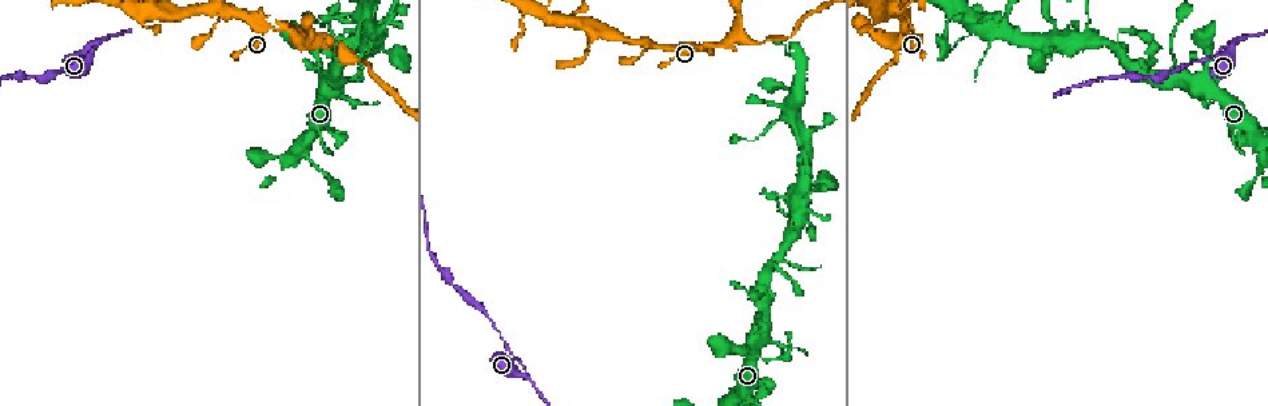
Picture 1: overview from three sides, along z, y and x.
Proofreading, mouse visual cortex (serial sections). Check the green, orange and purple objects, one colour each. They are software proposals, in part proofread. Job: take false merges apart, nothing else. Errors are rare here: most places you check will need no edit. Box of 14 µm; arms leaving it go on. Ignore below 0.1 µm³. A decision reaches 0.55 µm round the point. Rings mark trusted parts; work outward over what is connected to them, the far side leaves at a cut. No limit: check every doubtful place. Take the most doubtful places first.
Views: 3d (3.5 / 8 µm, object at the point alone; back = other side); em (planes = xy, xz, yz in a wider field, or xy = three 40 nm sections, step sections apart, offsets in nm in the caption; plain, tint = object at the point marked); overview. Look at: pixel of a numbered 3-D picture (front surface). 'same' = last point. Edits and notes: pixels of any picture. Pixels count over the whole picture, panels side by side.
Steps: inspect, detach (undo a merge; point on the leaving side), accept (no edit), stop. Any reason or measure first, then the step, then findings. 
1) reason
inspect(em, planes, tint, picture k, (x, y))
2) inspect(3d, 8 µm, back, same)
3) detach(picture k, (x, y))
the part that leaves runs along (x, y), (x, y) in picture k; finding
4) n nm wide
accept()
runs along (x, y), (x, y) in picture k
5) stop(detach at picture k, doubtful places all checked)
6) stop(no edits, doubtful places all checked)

abrupt turn
inspect(3d, 3.5 µm, back, picture 1, (523, 375))

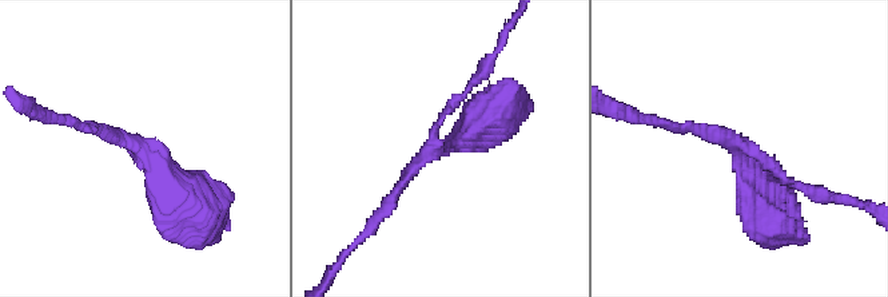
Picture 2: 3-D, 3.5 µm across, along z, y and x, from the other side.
inspect(em, xy, step 5, tint, picture 2, (439, 145))

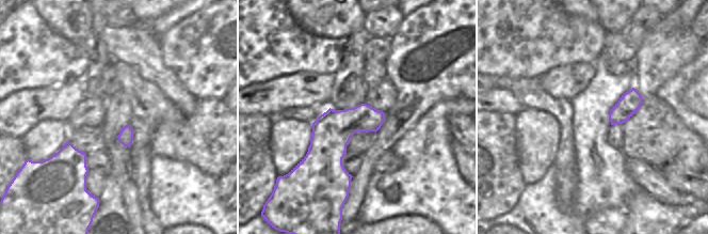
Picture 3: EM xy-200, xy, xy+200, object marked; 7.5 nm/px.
another direction
inspect(em, planes, tint, same)

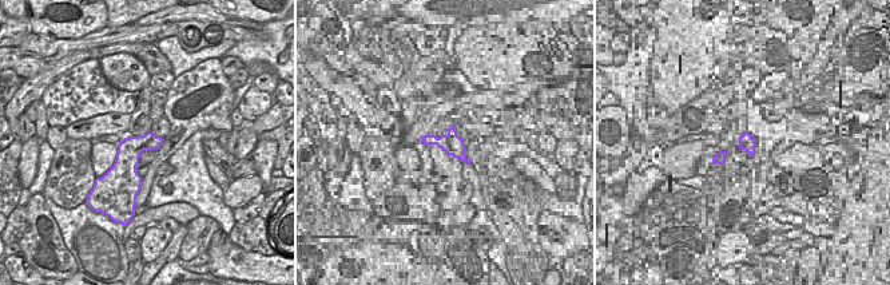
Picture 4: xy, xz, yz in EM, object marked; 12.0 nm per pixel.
arms of 100, 150, 450 nm
accept()
runs along (498, 117), (437, 145), (433, 130), (469, 90) in picture 2; all the same cell

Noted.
inspect(3d, 3.5 µm, picture 1, (645, 41))

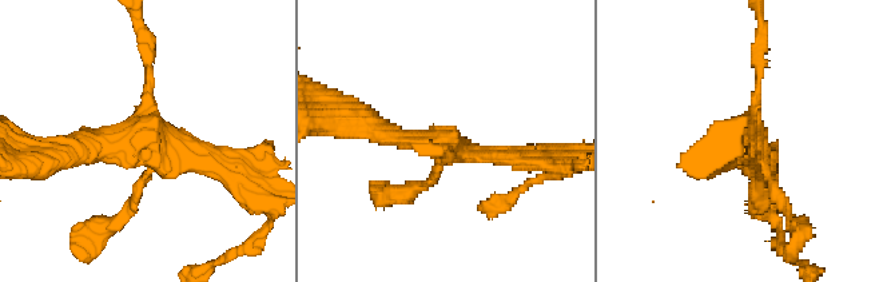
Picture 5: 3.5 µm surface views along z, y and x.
now the EM
inspect(em, xy, step 5, tint, picture 5, (754, 139))

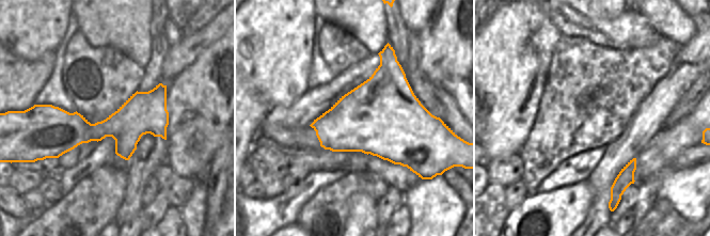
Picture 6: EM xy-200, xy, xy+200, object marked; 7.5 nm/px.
600 nm wide
accept()
runs along (163, 88), (126, 125), (49, 119) in picture 6; continuous, no second cell

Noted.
narrows sharply
inspect(3d, 3.5 µm, picture 1, (336, 51))

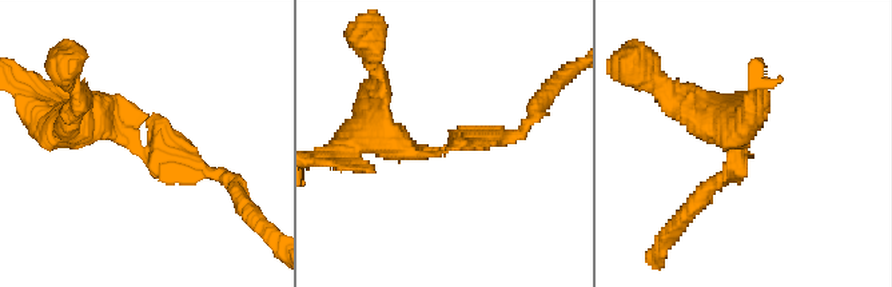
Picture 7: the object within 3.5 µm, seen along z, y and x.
need the tissue
inspect(em, xy, step 2, tint, picture 7, (141, 146))

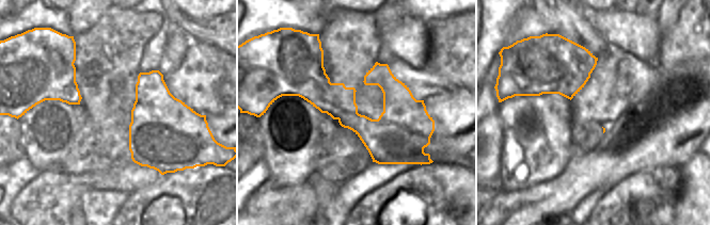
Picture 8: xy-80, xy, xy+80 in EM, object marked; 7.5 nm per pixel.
inspect(em, xy, step 1, tint, same)

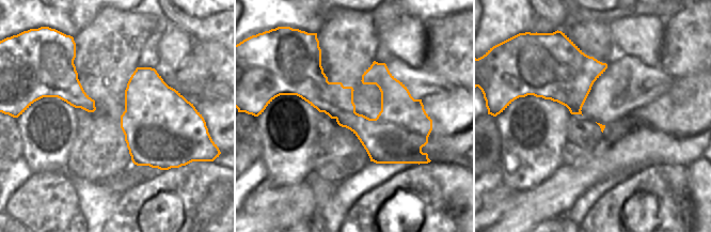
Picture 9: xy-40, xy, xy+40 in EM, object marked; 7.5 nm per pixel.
arms of 250, 450 nm
detach(picture 7, (170, 171))
border along (354, 111), (342, 110), (336, 119) in picture 9; two cells meet here

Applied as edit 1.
sudden change in width
inspect(3d, 3.5 µm, picture 1, (360, 37))

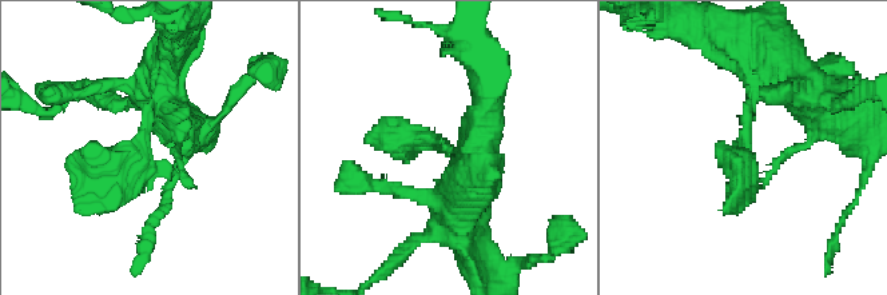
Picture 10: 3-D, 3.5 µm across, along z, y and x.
shape alone is not enough
inspect(em, xy, step 3, tint, picture 10, (443, 143))

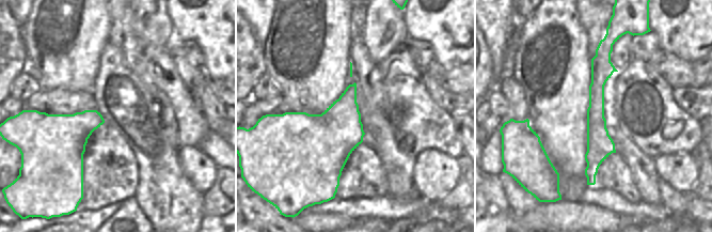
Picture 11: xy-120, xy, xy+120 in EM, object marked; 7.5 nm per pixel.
accept()
runs along (163, 64), (147, 146), (86, 203) in picture 10; one cell here

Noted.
stop(detach at picture 7, doubtful places all checked)

